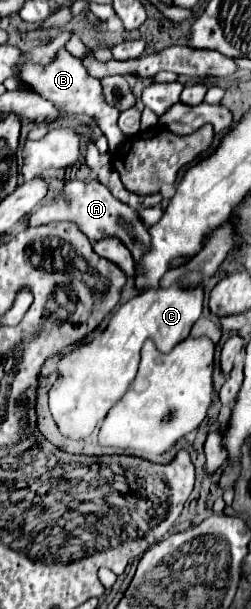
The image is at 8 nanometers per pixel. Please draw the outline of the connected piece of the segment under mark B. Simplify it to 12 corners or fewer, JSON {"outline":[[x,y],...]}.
{"outline":[[64,47],[24,81],[70,115],[94,117],[114,153],[126,135],[98,79]]}

